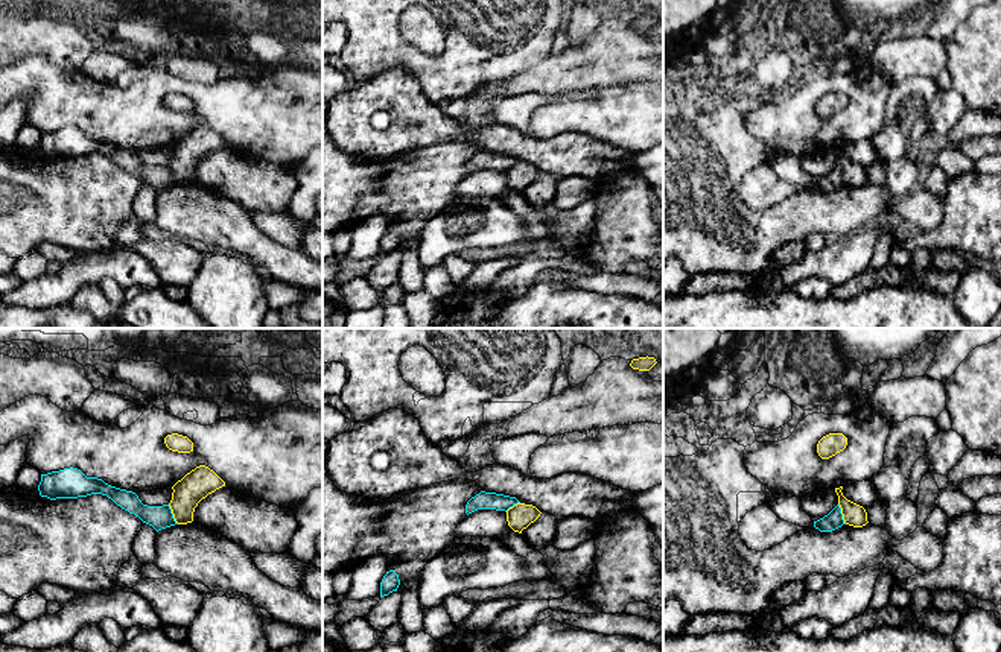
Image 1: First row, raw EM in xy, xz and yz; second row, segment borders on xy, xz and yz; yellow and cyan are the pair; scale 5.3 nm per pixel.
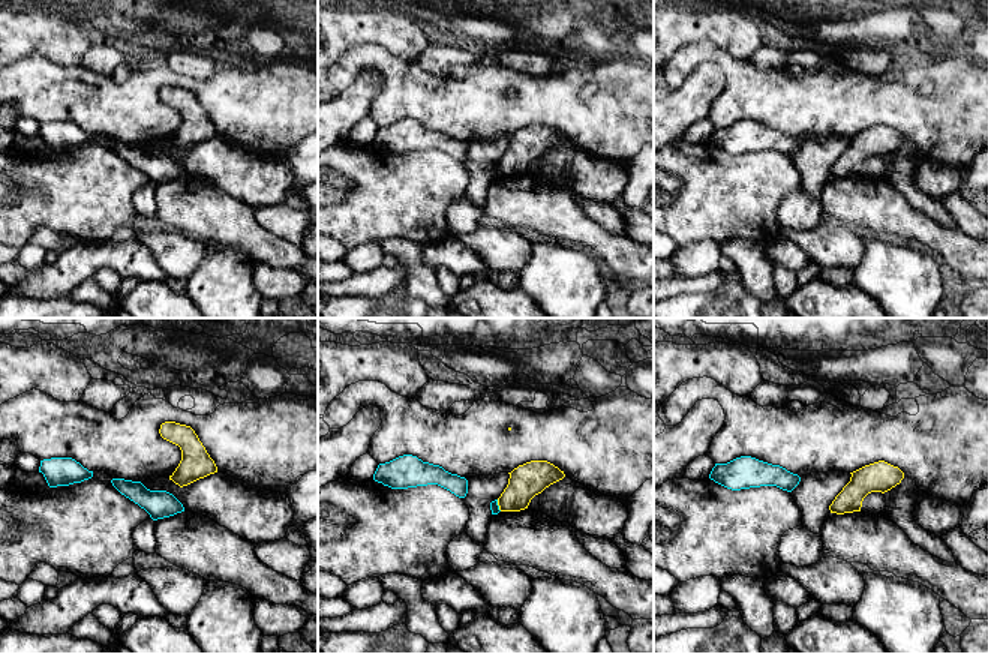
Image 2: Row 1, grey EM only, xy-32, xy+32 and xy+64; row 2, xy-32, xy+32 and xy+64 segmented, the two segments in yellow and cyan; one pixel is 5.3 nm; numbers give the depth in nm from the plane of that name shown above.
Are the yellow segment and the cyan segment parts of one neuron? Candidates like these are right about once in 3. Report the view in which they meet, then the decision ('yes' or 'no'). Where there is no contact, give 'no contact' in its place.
contact in yz; no

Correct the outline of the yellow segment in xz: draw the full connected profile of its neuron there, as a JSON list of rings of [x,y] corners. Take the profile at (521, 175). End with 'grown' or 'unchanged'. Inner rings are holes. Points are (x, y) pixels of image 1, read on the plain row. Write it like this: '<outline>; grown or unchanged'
[[[517,163],[507,170],[507,181],[514,191],[522,193],[540,173],[542,172],[532,164]]]; unchanged

